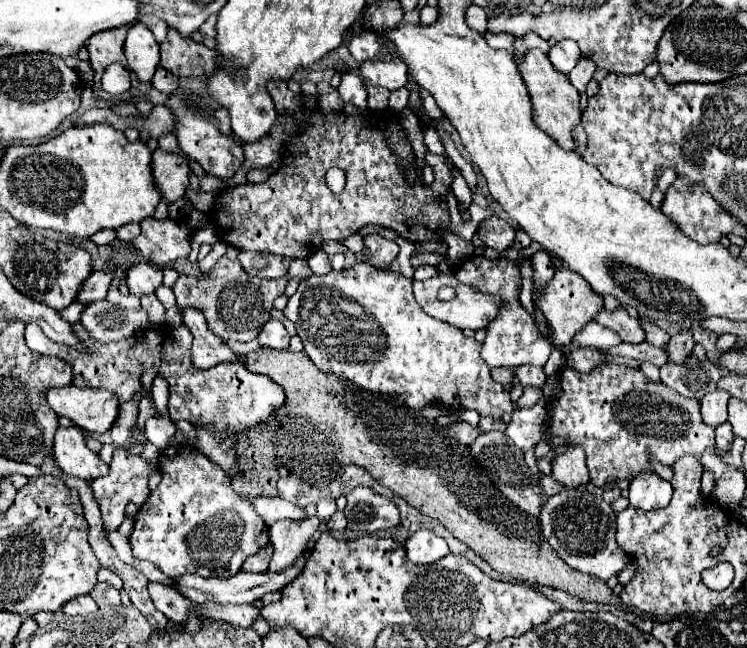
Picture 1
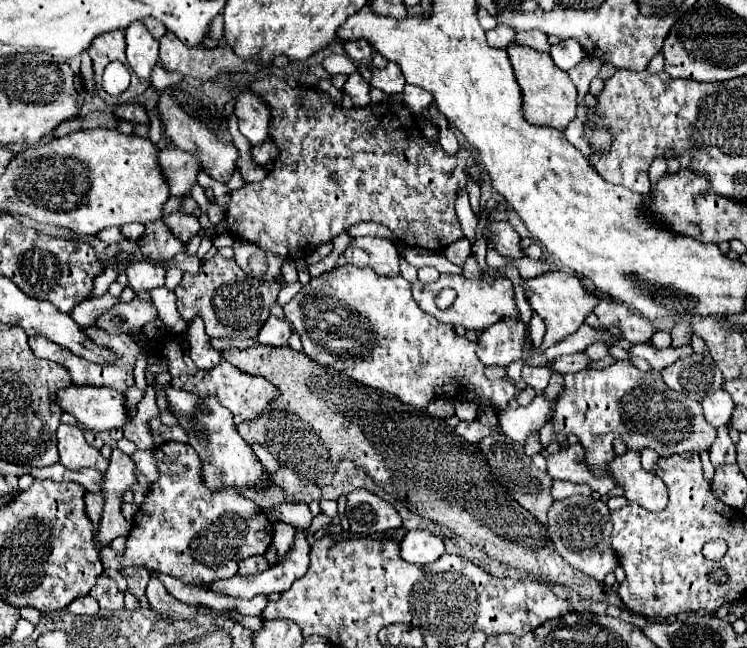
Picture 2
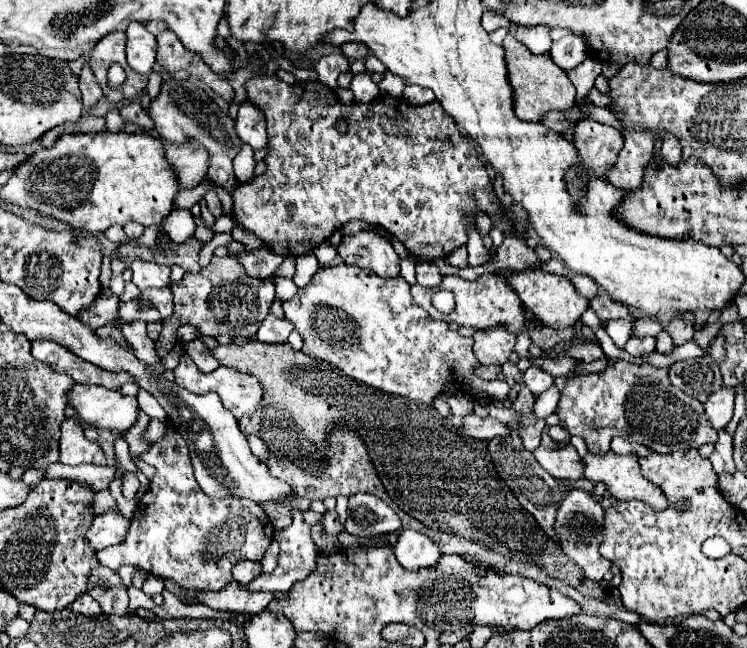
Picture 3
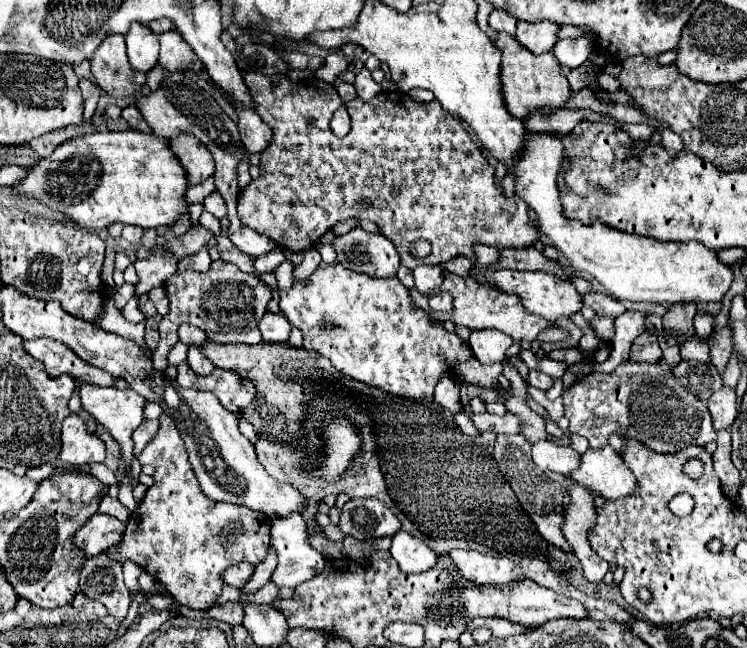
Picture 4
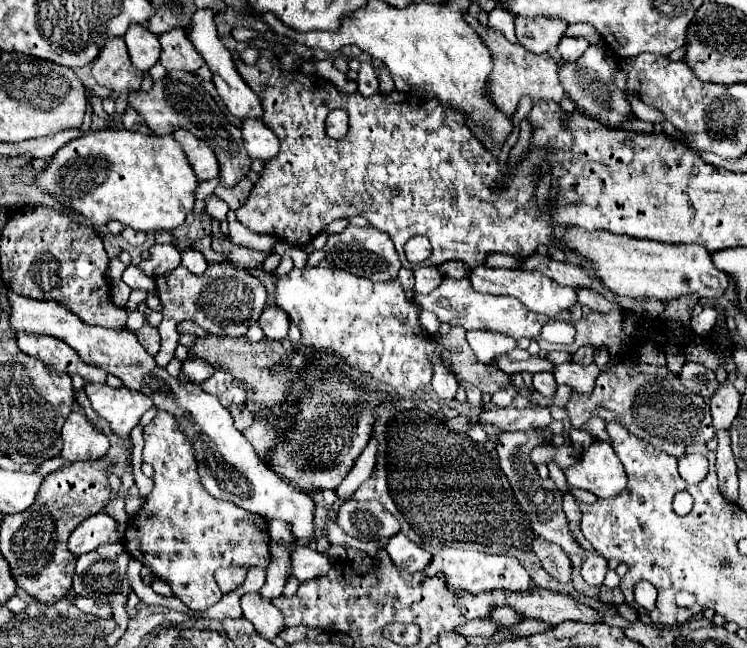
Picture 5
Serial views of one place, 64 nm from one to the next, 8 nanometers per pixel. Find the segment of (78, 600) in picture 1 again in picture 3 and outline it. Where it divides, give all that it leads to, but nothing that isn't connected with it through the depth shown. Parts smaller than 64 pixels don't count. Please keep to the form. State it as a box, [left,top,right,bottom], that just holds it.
[72,594,100,614]

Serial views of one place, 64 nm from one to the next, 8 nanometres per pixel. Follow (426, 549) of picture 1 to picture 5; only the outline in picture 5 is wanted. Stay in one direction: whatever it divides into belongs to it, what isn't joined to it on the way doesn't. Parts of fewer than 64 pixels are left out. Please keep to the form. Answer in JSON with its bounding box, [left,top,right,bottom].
[386,532,432,572]

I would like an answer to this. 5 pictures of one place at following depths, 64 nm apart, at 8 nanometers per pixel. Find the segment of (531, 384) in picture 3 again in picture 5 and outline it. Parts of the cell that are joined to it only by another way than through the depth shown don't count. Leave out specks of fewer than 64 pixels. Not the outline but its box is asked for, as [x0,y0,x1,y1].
[532,372,556,396]

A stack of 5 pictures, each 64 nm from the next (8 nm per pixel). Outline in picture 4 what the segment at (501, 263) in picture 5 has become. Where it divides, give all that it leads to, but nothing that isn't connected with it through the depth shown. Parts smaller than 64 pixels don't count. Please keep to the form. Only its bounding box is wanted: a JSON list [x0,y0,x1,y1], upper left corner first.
[474,244,499,266]

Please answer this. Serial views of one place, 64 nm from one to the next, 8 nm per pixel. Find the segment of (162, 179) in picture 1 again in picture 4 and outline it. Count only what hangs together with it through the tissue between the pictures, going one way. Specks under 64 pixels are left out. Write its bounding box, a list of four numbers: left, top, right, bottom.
[170,136,214,186]

